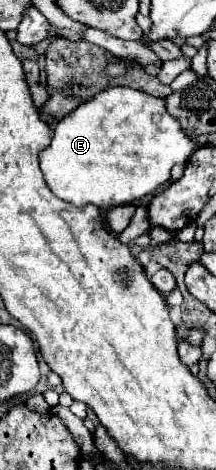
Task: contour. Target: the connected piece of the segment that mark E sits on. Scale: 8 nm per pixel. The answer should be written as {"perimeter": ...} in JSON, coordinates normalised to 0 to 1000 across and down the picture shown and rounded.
{"perimeter":[[[514,183],[375,226],[329,234],[301,251],[282,251],[255,268],[255,294],[236,311],[190,328],[190,362],[245,413],[282,426],[310,426],[347,438],[440,434],[449,443],[514,443],[606,434],[736,396],[755,396],[792,379],[792,357],[810,349],[856,349],[866,336],[921,315],[894,294],[847,285],[838,264],[773,243],[764,213],[708,209],[681,196],[616,191],[588,183]]]}

